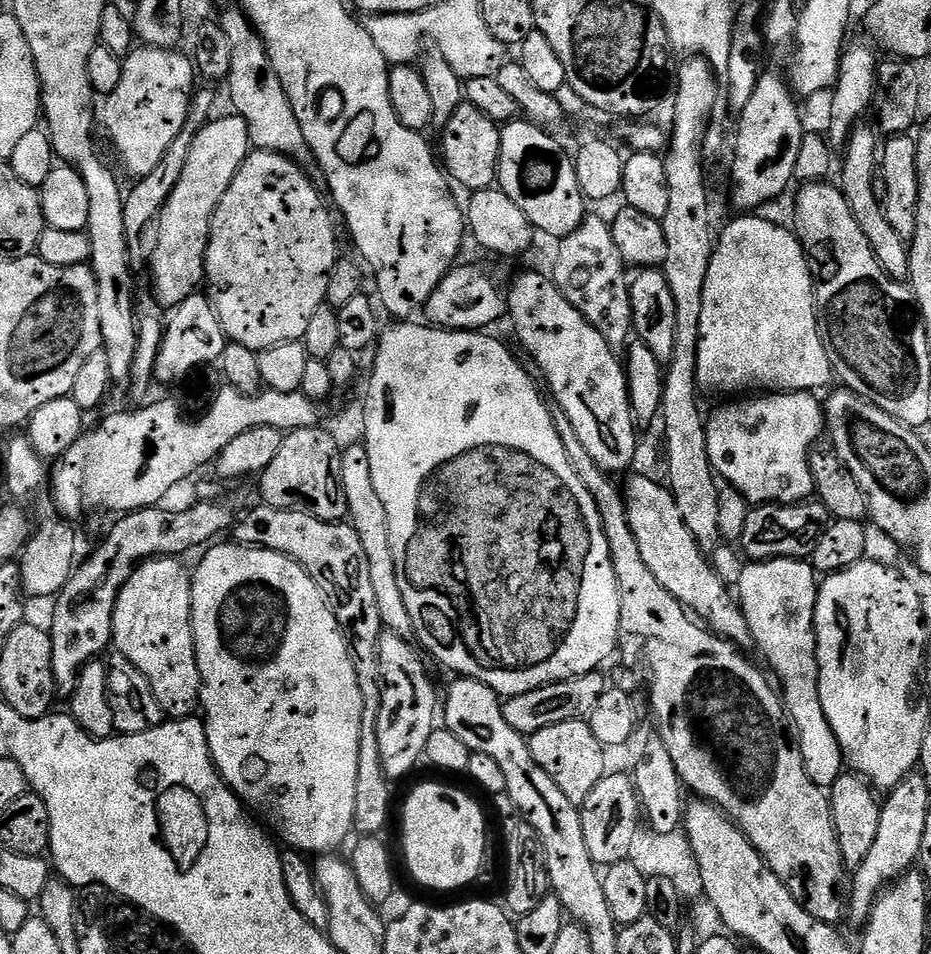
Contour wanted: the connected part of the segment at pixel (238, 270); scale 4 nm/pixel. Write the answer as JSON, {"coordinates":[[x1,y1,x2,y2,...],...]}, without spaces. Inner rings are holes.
{"coordinates":[[249,151,248,157,244,159,244,165,240,167,238,174,234,174,234,182,230,182,226,194,222,194,222,202,218,202,218,210,212,219,208,249,204,255,204,275,206,277,206,288,209,288,207,291,210,293,212,304,216,307,216,313,225,336,231,343,241,344,257,354,286,342,303,341,306,326,310,323,310,318,314,318,314,310,325,307,328,298,330,270,334,270,338,259,336,228,332,225,333,213,330,211,325,197,322,192,322,197,320,197,319,190,312,185,311,178,304,172,307,171,288,156,283,156,277,152]]}

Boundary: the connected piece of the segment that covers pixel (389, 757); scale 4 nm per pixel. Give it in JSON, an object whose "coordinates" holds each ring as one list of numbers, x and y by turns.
{"coordinates":[[381,631,378,666,382,702,378,710,378,750,382,754,382,770,386,770,392,782,410,775,416,763,424,760,426,742,430,742,430,734,438,726,438,696,436,700,436,688,428,677,423,659,411,639]]}

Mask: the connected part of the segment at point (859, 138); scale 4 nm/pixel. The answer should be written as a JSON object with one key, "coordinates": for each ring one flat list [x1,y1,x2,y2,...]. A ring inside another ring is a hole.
{"coordinates":[[859,124,852,129,852,133,845,145,844,162,842,164,842,176,839,180,840,189,850,202,850,210,854,214,854,219,858,221,858,227,862,229,862,234,866,234,866,242,870,242,870,250,874,250,874,258,882,266,882,270,891,280,901,282,908,280,908,271,910,270,910,258,908,257,909,241,890,226,884,213,882,201,874,196,872,182,878,174,879,142,875,129,867,124]]}

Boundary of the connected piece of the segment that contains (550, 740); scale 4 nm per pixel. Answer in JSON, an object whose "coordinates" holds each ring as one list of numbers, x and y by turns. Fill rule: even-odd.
{"coordinates":[[587,719,558,722,558,726,546,726,546,730,538,730,528,740,530,754,534,754,534,762,554,778,558,790,570,798,577,806,584,804,590,798,590,790,598,786,598,782,606,774,609,767,606,749,594,738,594,730,590,730]]}

